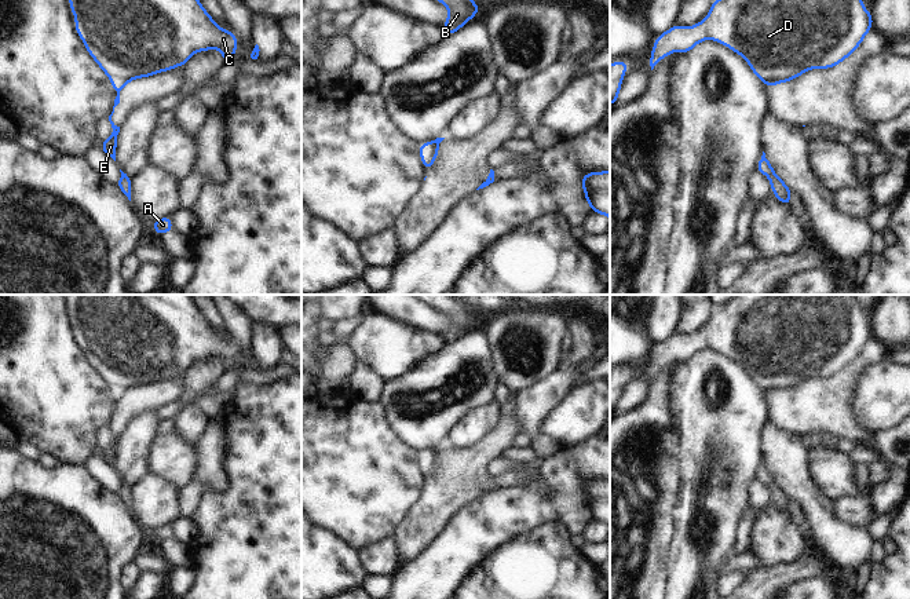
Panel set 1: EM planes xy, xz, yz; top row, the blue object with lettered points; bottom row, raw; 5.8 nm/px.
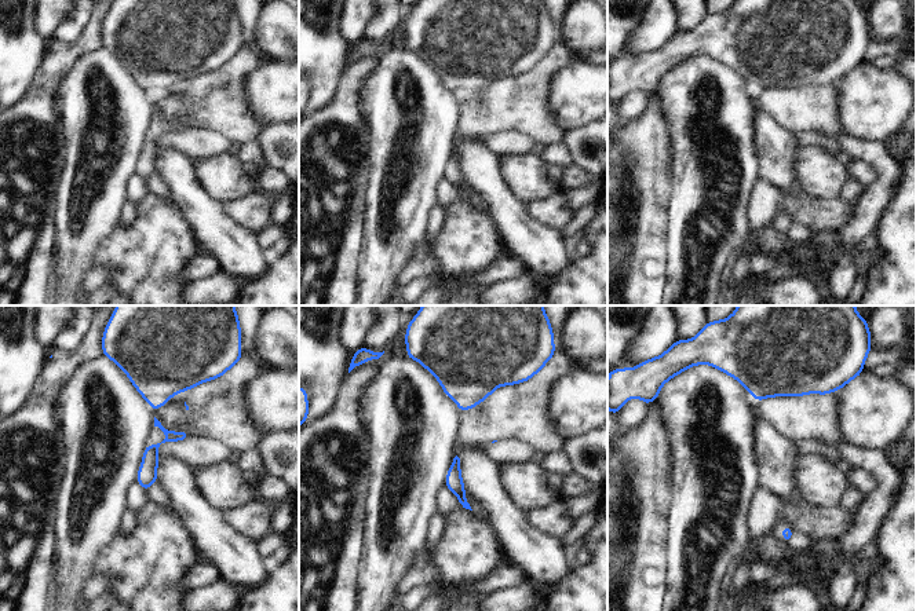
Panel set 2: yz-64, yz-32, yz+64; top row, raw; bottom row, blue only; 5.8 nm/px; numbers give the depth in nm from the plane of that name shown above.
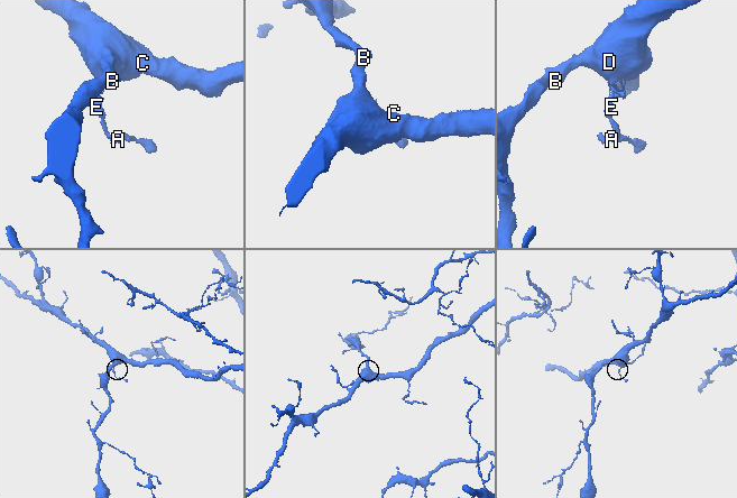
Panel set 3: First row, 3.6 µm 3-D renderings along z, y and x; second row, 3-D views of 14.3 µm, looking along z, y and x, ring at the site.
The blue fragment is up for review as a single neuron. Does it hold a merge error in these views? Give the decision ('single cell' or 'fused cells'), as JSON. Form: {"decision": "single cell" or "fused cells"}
{"decision": "fused cells"}

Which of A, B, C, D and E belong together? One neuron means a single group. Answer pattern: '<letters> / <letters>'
A E / B C D

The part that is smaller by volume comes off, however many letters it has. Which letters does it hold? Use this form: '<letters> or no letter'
A, E

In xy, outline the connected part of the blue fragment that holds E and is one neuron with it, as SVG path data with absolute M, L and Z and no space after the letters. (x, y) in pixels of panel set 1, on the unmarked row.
M117 401L117 405L114 408L114 414L113 414L113 420L109 424L109 430L112 432L113 437L113 443L110 446L107 446L106 449L103 449L102 457L105 460L106 464L112 465L116 470L116 452L117 452L117 443L120 441L120 435L117 435L113 430L112 430L112 424L114 421L114 416L120 412L120 401Z

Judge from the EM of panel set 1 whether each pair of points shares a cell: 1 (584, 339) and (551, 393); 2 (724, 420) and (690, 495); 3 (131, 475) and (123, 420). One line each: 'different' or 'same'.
1: same
2: same
3: different

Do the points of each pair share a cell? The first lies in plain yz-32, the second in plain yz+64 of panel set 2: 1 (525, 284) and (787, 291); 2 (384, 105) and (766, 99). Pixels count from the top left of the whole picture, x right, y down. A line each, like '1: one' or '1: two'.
1: one
2: two

